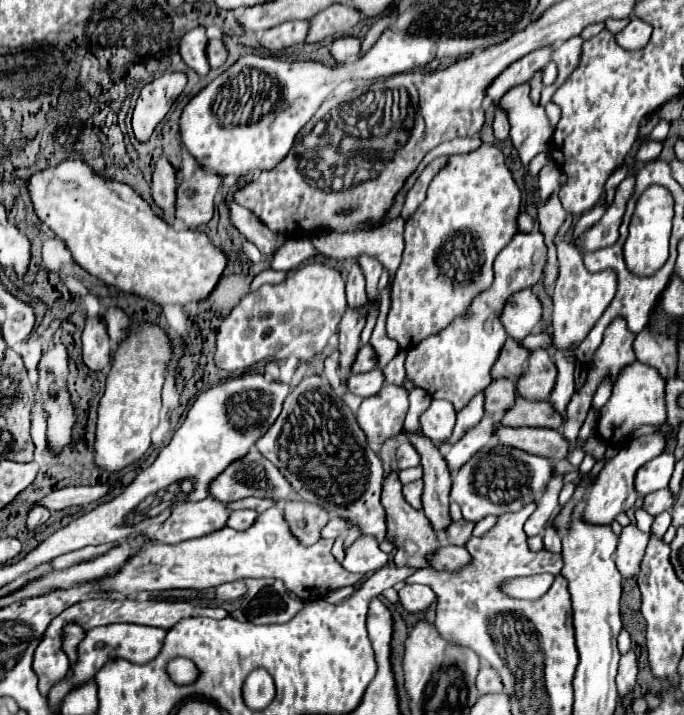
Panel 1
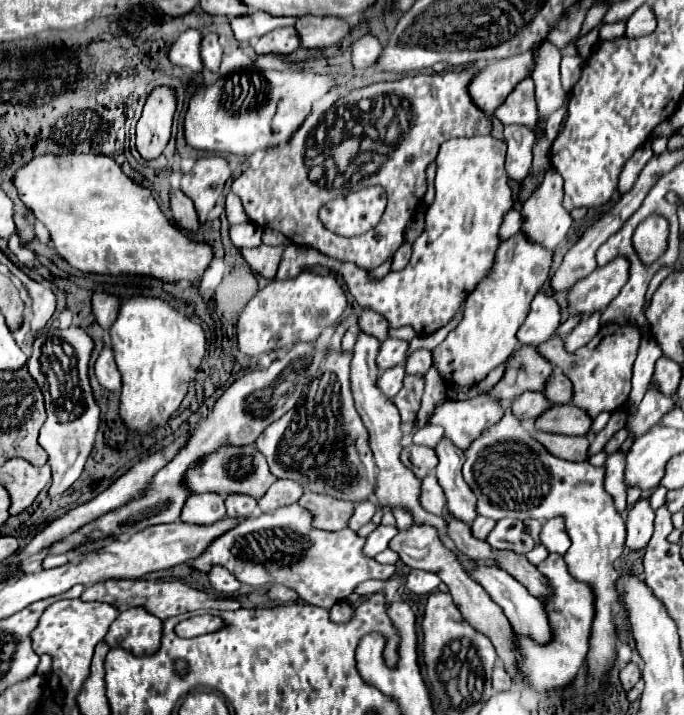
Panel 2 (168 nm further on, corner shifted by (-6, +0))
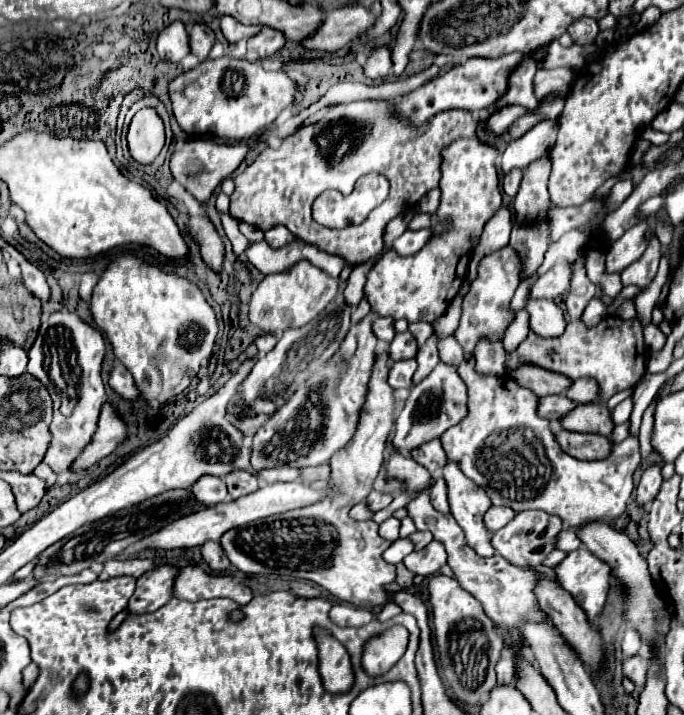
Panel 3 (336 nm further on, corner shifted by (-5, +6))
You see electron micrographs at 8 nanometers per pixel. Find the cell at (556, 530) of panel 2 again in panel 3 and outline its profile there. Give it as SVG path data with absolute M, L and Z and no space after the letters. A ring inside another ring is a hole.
M564 529L564 533L560 533L558 539L560 539L560 541L558 541L558 547L560 547L562 551L568 551L568 553L574 551L574 549L580 545L580 539L578 539L576 533L570 531L570 529L568 529L568 531Z

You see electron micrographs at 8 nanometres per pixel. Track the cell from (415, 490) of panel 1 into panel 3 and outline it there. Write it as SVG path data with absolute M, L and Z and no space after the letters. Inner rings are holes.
M438 477L436 485L430 489L430 501L432 501L434 509L438 509L440 513L450 513L448 493L446 493L446 483L444 483L442 477Z

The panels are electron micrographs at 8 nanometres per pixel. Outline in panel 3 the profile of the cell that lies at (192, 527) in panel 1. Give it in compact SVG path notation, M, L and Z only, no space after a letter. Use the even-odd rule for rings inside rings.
M204 475L196 481L196 485L192 487L194 491L194 497L196 501L200 501L202 505L216 505L216 503L222 503L226 501L228 497L228 491L226 491L226 483L220 479L220 477L210 477L210 475Z

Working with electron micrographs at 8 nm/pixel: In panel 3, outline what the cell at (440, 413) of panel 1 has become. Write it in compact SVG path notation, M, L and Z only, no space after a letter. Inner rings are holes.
M448 461L444 467L444 479L448 485L448 501L454 519L466 533L468 545L480 555L480 557L492 557L496 551L490 543L492 531L486 529L482 517L490 509L490 499L486 493L474 485L460 469L454 465L454 461Z

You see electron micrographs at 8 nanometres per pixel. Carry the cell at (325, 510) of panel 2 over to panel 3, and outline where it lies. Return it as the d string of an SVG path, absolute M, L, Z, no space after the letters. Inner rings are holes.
M358 503L356 507L352 507L350 517L352 519L358 519L358 521L366 521L366 519L372 519L374 517L374 511L370 511L366 503Z

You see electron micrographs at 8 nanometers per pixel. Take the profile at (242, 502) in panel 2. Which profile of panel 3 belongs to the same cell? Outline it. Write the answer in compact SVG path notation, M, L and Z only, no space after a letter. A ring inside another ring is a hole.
M234 471L228 477L224 477L226 485L228 485L228 495L232 499L248 495L252 491L258 489L258 479L252 477L252 473L242 473L242 471Z

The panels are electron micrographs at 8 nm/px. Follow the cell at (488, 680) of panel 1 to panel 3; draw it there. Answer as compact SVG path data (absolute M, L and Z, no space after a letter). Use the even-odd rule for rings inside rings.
M502 656L496 667L497 684L509 684L514 677L514 661L510 656Z

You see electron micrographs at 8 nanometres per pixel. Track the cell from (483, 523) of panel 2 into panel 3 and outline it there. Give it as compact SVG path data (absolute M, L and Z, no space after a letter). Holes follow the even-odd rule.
M490 507L484 515L484 521L490 531L498 531L498 529L506 527L506 523L510 523L514 519L514 515L516 515L516 511L510 507Z

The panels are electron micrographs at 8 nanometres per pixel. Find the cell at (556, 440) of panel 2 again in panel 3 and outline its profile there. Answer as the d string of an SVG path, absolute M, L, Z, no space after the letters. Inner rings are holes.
M560 431L556 433L558 443L566 453L570 453L576 459L606 459L612 453L612 441L604 435L592 435L592 433L574 433L574 431Z

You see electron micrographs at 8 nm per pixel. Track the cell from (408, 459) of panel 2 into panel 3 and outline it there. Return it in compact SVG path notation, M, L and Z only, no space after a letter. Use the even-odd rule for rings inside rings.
M434 439L434 441L430 441L430 443L426 443L426 445L418 447L418 449L414 449L410 453L410 457L414 461L418 461L420 465L424 465L430 473L440 471L446 465L446 461L448 461L446 451L442 449L442 443L438 439Z

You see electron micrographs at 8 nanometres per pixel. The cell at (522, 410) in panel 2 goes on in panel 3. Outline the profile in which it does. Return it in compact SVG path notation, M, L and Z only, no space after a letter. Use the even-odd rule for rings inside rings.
M550 395L540 399L538 415L548 421L560 421L564 415L568 415L576 407L574 401L570 401L566 395Z

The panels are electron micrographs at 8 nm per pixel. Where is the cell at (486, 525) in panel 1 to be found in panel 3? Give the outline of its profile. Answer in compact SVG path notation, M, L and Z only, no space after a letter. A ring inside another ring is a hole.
M520 511L504 529L496 531L492 537L494 549L512 565L518 567L536 567L542 565L542 561L556 549L558 533L562 531L562 519L554 517L550 513L542 511Z

